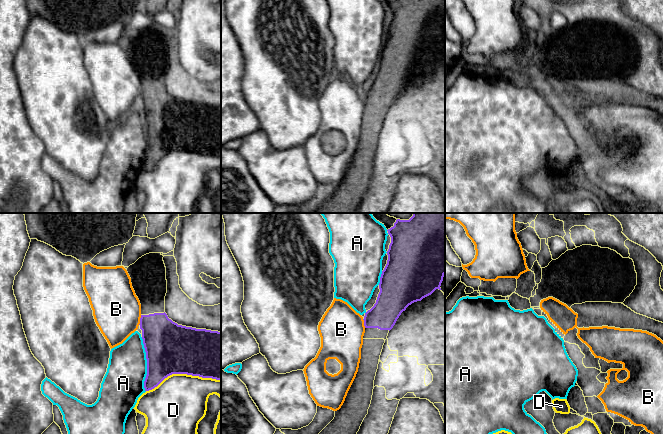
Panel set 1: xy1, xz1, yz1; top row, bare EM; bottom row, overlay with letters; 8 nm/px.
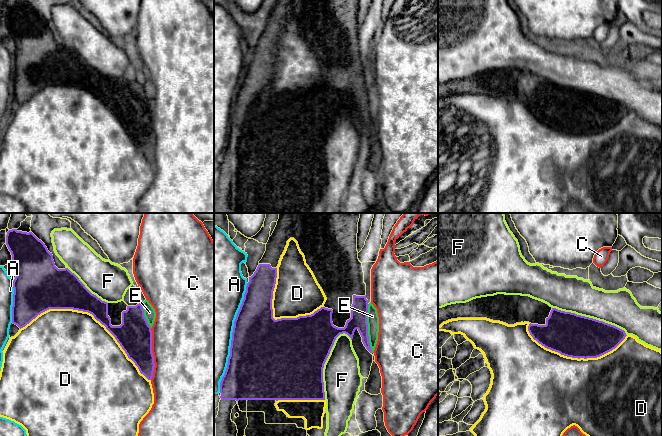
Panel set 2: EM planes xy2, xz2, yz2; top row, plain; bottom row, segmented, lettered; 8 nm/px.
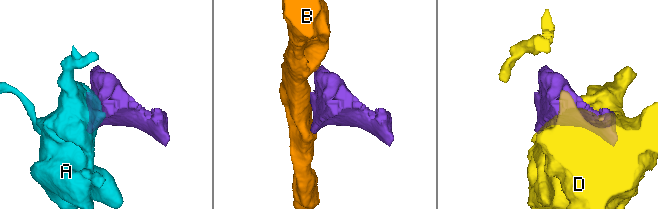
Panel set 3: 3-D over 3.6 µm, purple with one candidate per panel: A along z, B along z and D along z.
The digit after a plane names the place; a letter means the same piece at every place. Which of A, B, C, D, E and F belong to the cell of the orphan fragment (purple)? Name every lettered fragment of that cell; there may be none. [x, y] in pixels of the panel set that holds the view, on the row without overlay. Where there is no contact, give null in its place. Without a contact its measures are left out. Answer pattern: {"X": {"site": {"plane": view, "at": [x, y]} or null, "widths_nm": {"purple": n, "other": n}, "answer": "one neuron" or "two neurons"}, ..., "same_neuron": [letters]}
{"A": {"site": {"plane": "xz2", "at": [232, 113]}, "widths_nm": {"purple": 500, "other": 360}, "answer": "two neurons"}, "B": {"site": {"plane": "xy1", "at": [140, 96]}, "widths_nm": {"purple": 340, "other": 380}, "answer": "two neurons"}, "C": {"site": {"plane": "xy2", "at": [152, 130]}, "widths_nm": {"purple": 280, "other": 500}, "answer": "two neurons"}, "D": {"site": {"plane": "xy2", "at": [90, 89]}, "widths_nm": {"purple": 280, "other": 480}, "answer": "two neurons"}, "E": {"site": {"plane": "xz2", "at": [367, 104]}, "widths_nm": {"purple": 140, "other": 100}, "answer": "two neurons"}, "F": {"site": {"plane": "xz2", "at": [323, 141]}, "widths_nm": {"purple": 500, "other": 300}, "answer": "two neurons"}, "same_neuron": []}

